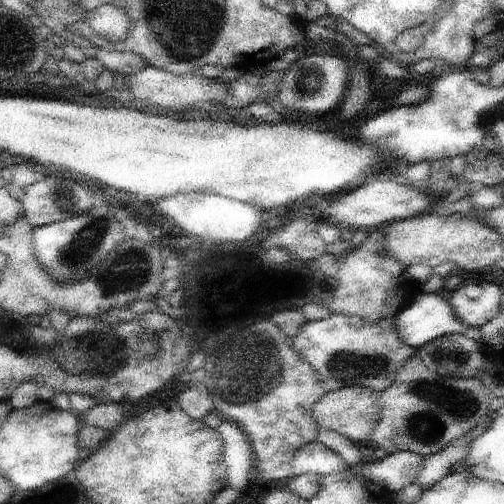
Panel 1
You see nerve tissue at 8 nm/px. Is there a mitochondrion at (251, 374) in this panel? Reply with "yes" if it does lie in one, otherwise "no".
yes

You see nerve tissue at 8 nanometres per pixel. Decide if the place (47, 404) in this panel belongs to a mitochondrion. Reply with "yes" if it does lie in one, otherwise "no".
no

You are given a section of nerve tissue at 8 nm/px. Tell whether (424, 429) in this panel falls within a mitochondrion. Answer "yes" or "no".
yes

